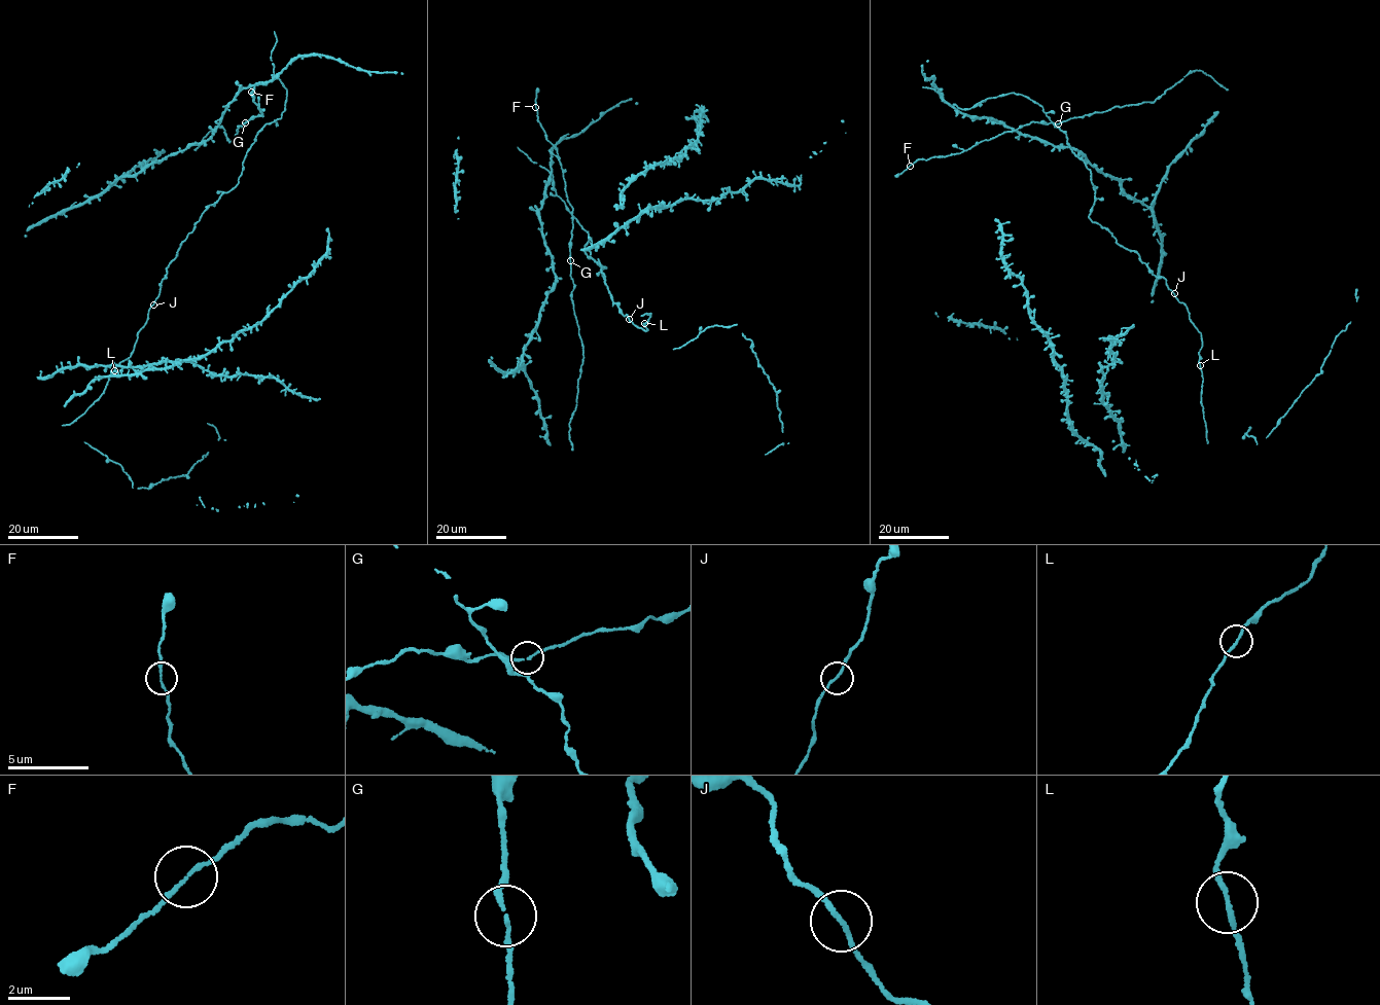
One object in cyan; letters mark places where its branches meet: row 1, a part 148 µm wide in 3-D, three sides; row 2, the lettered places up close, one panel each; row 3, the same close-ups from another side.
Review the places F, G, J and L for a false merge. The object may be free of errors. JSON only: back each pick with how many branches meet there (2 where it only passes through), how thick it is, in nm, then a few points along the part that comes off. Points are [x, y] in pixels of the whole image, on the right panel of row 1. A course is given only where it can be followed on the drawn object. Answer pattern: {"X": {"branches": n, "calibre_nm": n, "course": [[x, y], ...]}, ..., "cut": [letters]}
{"cut": []}

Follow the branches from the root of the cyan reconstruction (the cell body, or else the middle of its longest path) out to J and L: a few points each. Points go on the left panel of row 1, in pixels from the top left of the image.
J: (239, 178), (235, 187), (209, 205), (180, 243), (161, 280), (160, 294), (153, 304)
L: (239, 178), (235, 187), (209, 205), (180, 243), (132, 354), (114, 370)

